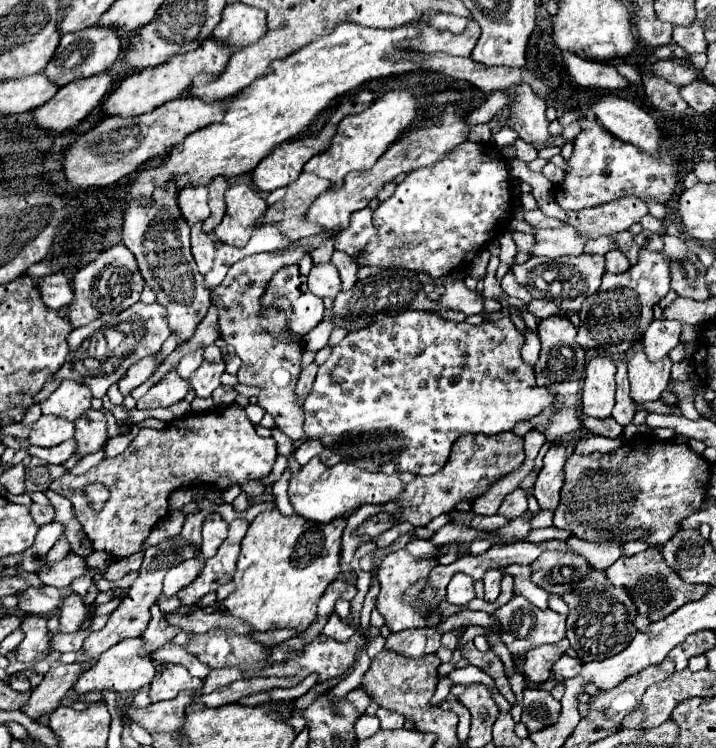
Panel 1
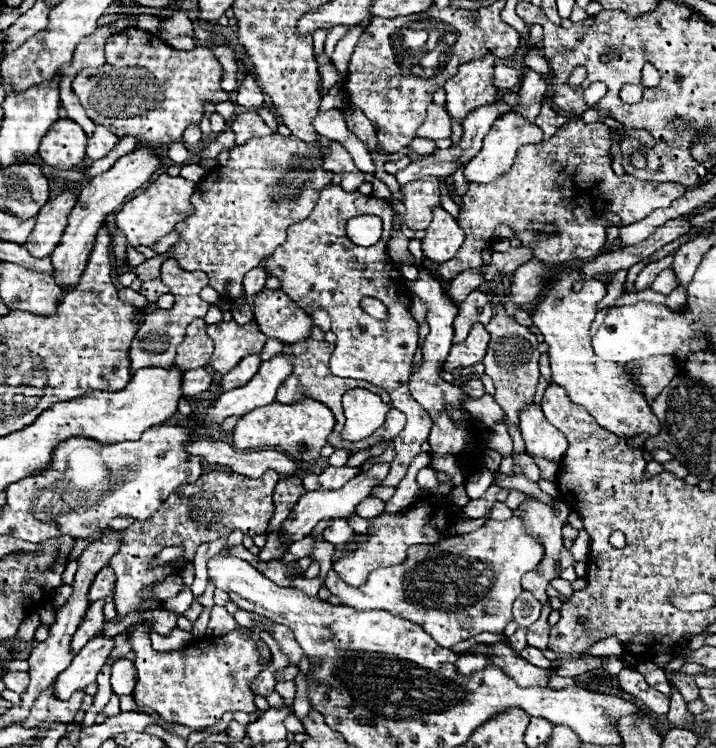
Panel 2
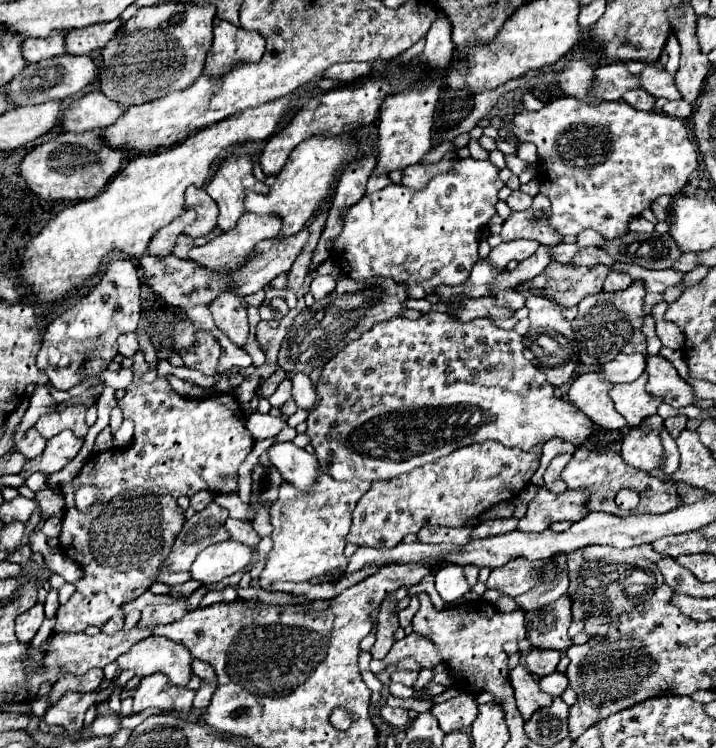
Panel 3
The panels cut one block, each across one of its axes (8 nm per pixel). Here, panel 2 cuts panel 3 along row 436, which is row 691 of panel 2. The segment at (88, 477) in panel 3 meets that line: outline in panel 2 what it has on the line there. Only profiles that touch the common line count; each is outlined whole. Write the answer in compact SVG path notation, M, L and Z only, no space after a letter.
M142 626L134 628L128 634L128 640L136 654L134 666L138 670L134 700L138 706L156 710L162 720L192 730L204 730L216 724L226 712L258 712L250 682L270 664L270 660L262 662L258 644L252 636L232 630L220 636L206 636L192 646L170 654L152 650L148 632Z

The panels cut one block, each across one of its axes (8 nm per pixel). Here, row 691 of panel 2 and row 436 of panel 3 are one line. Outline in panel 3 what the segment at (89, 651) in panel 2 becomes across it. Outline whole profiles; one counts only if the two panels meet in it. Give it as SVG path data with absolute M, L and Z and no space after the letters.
M62 430L60 434L56 434L54 438L48 440L46 450L38 458L32 458L26 462L26 466L20 474L22 476L30 476L34 472L54 474L76 458L82 444L84 444L84 438L76 438L76 436L72 436L70 430Z

